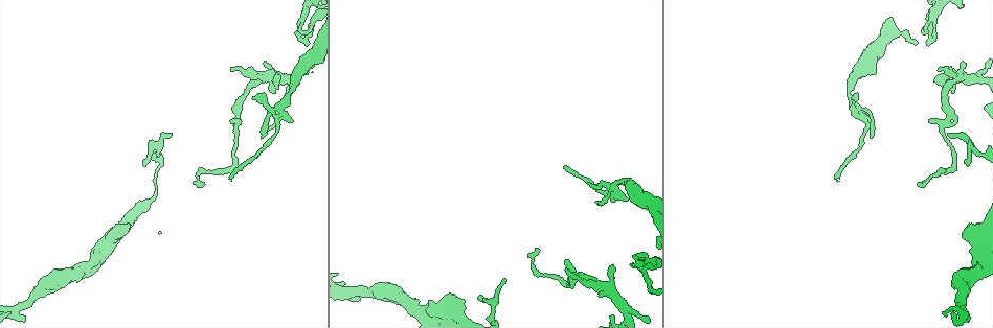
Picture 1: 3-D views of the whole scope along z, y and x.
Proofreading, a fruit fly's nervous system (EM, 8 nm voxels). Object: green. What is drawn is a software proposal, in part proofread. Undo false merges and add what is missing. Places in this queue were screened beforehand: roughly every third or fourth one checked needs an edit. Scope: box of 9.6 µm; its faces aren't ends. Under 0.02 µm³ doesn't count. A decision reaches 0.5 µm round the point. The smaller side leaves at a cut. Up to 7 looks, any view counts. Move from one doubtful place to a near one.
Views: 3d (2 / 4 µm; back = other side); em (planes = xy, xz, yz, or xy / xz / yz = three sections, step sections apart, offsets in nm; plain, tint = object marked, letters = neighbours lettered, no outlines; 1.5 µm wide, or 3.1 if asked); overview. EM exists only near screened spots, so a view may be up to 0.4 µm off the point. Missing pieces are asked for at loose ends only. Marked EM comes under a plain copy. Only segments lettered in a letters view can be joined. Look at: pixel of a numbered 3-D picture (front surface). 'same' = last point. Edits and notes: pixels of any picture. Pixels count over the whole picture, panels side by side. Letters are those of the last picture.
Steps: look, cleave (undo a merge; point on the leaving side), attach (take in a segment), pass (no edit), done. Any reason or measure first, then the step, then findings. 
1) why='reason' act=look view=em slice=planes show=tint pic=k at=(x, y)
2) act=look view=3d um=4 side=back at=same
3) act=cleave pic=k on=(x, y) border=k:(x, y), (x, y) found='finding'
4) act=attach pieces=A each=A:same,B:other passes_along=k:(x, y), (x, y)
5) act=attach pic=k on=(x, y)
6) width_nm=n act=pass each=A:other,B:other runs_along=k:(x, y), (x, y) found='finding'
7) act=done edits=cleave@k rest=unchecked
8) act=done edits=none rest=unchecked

act=look view=em slice=xy step=8 show=tint pic=1 at=(632, 185)

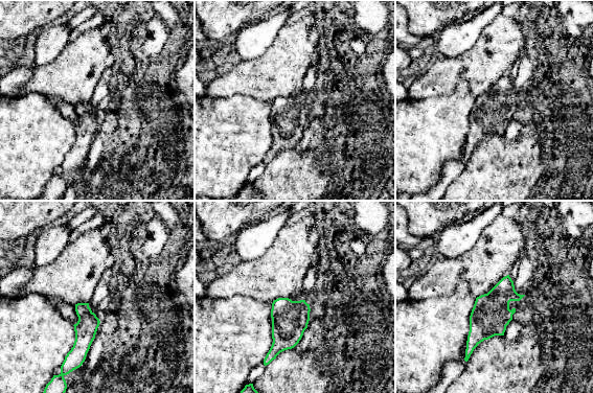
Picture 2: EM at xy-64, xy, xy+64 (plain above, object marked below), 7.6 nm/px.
why='cut it another way' act=look view=em slice=planes show=letters at=same

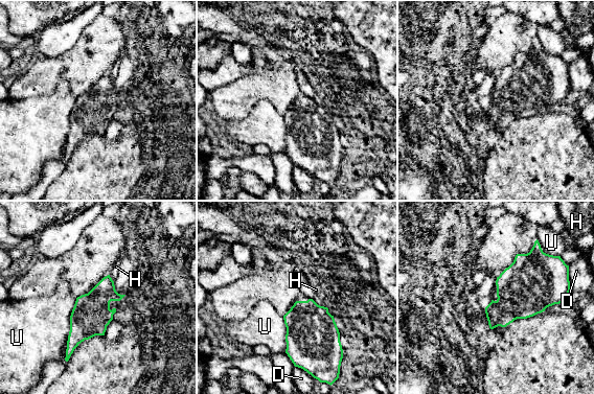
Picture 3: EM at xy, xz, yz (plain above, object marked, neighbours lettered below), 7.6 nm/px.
longest_contact=U:480nm act=pass each=D:other,H:other,U:other border=3:(76, 298), (64, 358) found='all the same neuron'

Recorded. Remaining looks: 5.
why='abrupt turn' act=look view=3d um=2 pic=1 at=(237, 131)

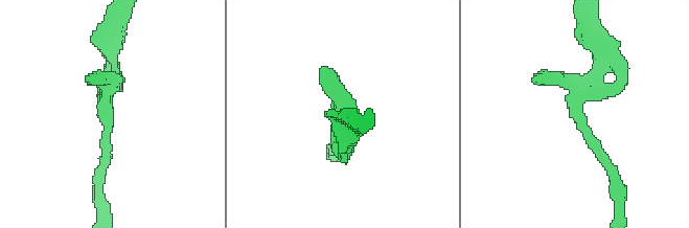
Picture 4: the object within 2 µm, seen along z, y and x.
why='now the EM' act=look view=em slice=xy step=8 show=tint pic=4 at=(339, 109)

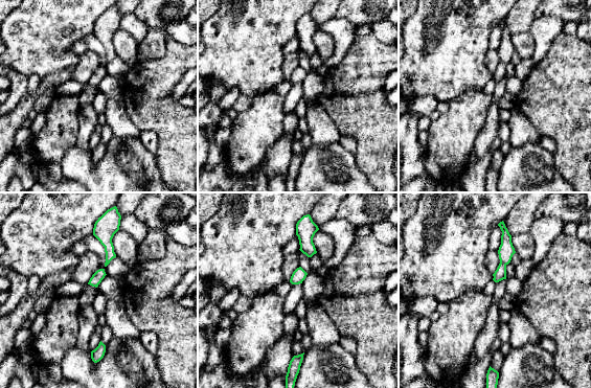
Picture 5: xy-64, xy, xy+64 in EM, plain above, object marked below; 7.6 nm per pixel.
why='another direction' act=look view=em slice=planes show=letters at=same

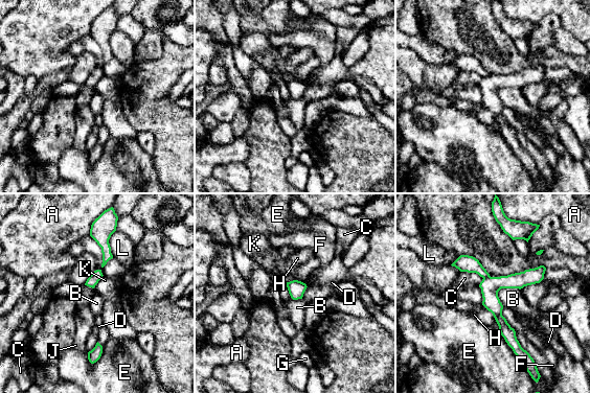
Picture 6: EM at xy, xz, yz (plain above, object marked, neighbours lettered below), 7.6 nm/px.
width_nm=130 act=pass each=A:other,B:other,C:other,D:other,E:other,F:other,G:other,H:other,J:other,K:other,L:other runs_along=6:(462, 257), (485, 276), (516, 350) found='all the same neuron'

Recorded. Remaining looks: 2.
why='tapers out' act=look view=em slice=planes show=tint pic=1 at=(299, 31)

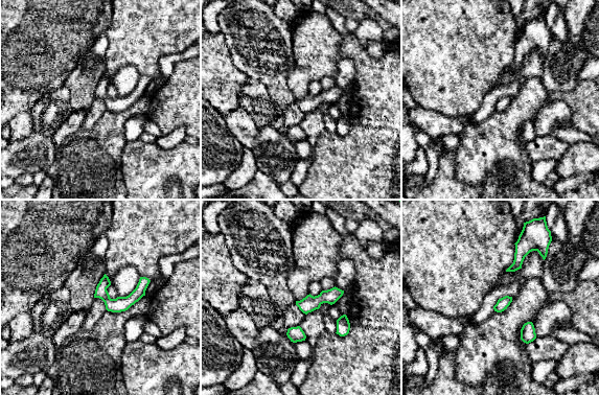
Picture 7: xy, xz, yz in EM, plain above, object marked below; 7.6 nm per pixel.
act=look view=em slice=planes show=letters at=same

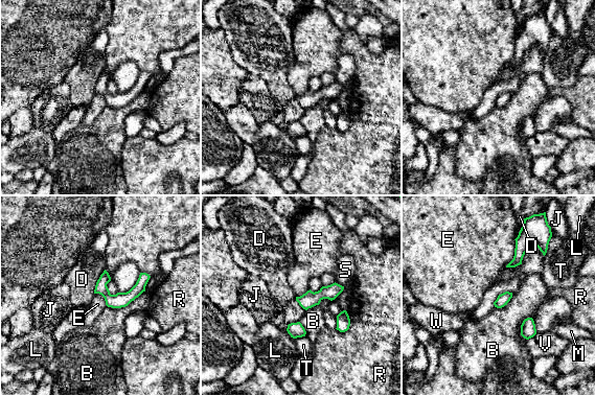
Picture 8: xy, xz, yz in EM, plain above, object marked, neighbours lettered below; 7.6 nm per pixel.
act=pass each=B:other,D:other,E:other,J:other,L:other,M:other,R:other,S:other,T:other,V:other,W:other runs_along=8:(146, 277), (127, 298), (97, 290) found='none of them fits'

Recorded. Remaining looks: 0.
act=done edits=none rest=unchecked

